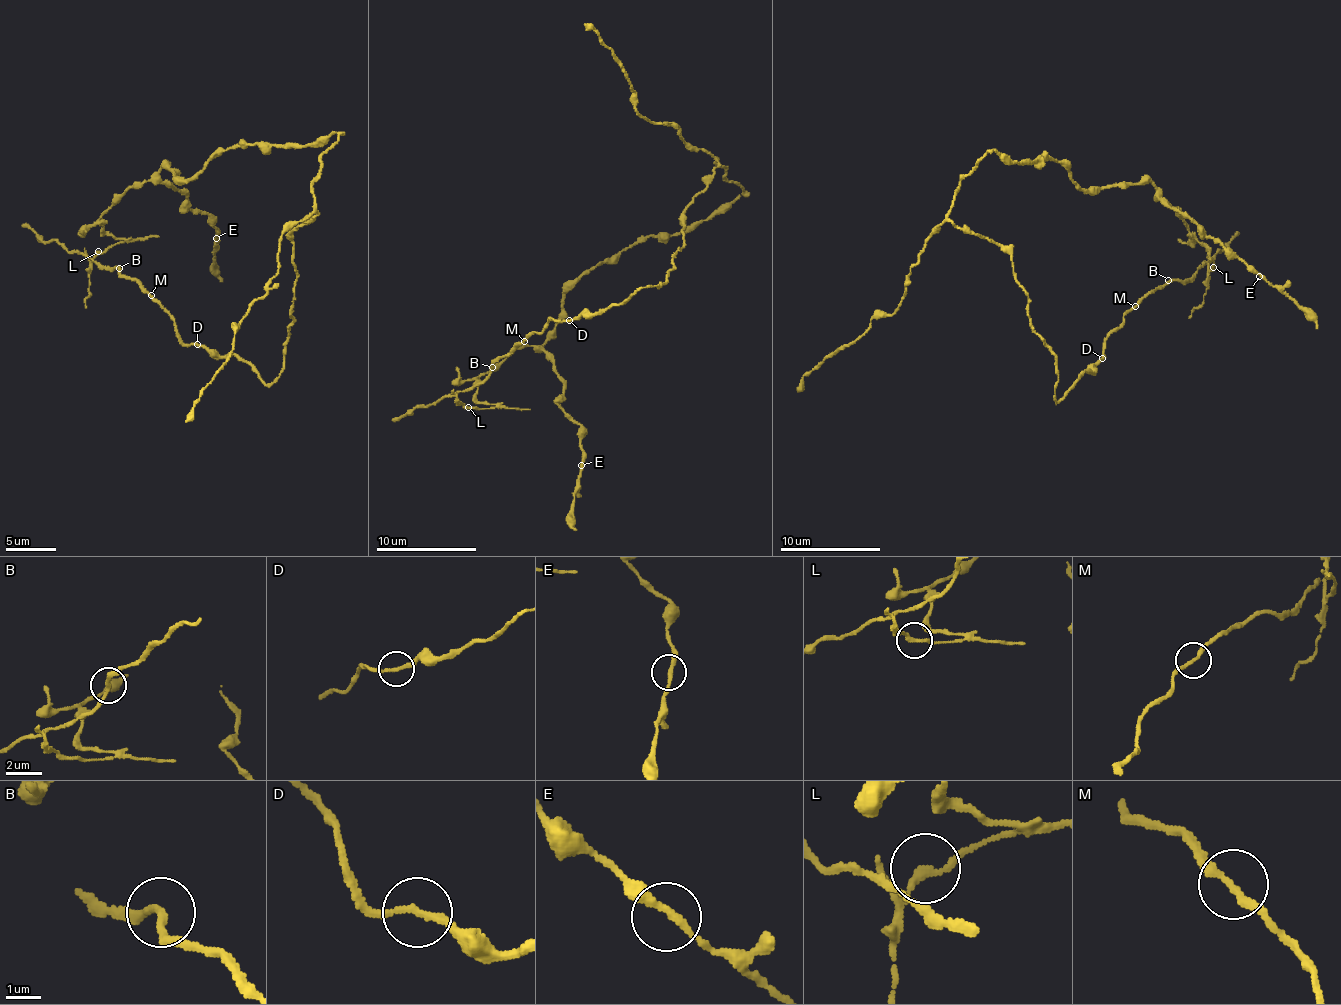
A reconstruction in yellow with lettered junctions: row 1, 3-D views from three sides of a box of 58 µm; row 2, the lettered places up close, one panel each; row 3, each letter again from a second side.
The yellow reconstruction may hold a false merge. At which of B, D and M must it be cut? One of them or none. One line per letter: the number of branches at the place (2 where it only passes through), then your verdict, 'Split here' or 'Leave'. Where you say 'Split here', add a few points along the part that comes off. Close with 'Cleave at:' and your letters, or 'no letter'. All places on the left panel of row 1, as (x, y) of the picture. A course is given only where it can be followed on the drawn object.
B: Branches: 2. Leave
D: Branches: 2. Split here. Course of the part to remove: (198, 344), (278, 375), (290, 234), (337, 134), (160, 170), (211, 217), (222, 282)
M: Branches: 2. Leave
Cleave at: D

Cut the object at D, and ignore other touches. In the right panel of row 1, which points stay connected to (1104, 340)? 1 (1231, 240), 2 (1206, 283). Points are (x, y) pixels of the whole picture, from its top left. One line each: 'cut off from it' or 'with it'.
1: with it
2: cut off from it

